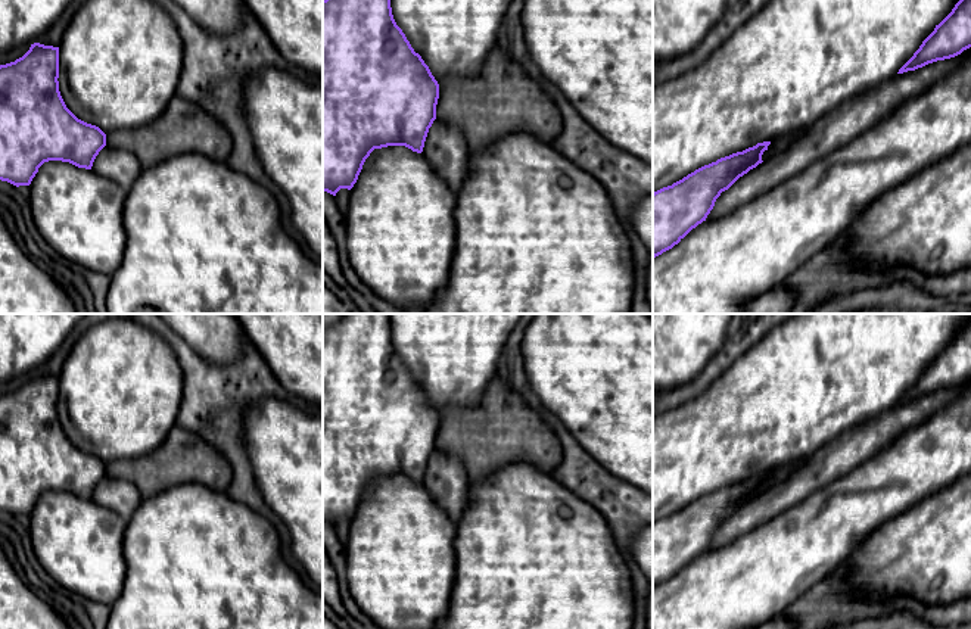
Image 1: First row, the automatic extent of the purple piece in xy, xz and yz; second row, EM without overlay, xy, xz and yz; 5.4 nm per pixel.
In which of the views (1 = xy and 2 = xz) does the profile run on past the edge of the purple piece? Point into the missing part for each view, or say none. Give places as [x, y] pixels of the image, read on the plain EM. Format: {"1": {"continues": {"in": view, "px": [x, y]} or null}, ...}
{"1": {"continues": null}, "2": {"continues": null}}

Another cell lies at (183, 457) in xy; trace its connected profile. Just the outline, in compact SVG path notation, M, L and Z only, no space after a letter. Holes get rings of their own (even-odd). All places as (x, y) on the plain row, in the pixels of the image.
M175 424L165 440L152 452L133 460L115 460L106 464L106 474L134 483L143 498L180 483L200 483L220 492L227 492L233 479L230 463L220 454L211 454L211 446L194 432Z

